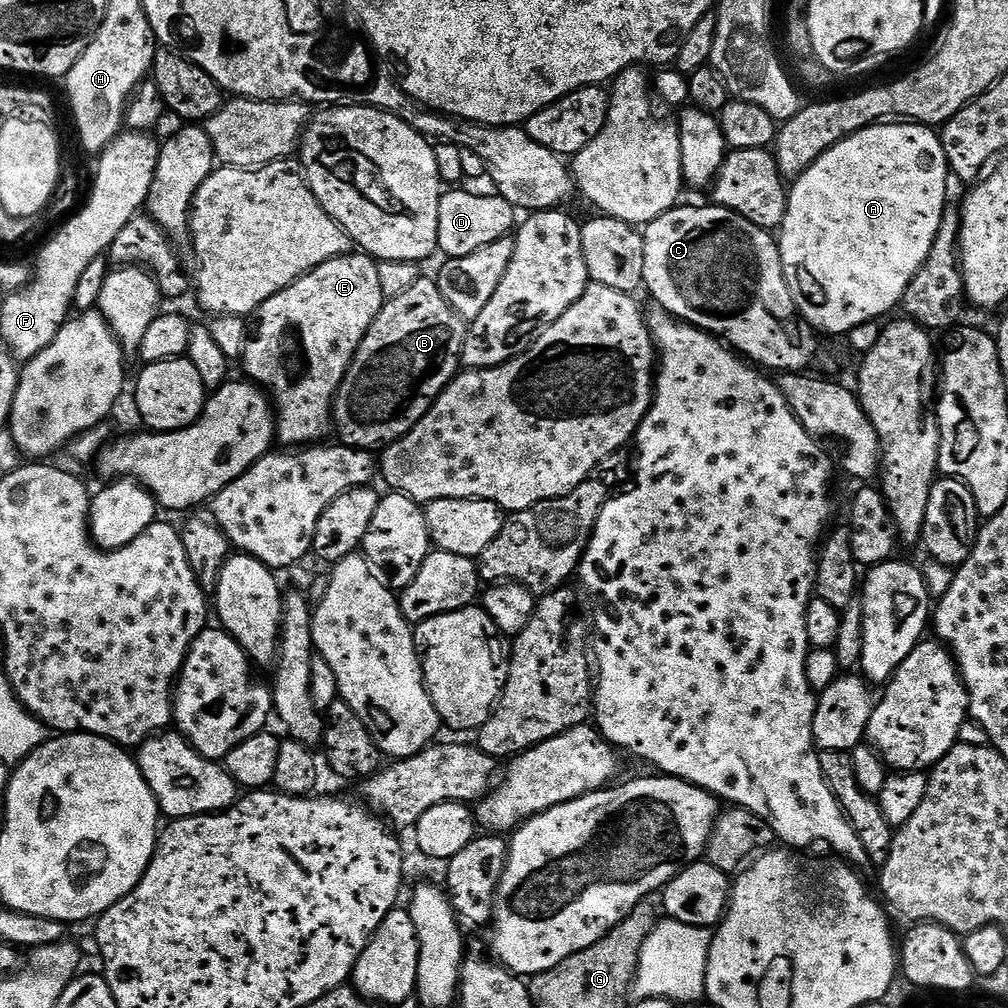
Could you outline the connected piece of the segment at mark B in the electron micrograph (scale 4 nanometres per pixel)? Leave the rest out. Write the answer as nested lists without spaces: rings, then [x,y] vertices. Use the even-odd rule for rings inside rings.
[[[421,278],[398,298],[387,301],[374,318],[370,330],[362,338],[336,392],[332,405],[334,432],[340,435],[339,443],[350,448],[380,450],[401,440],[425,416],[438,396],[456,379],[462,365],[460,355],[468,336],[466,321],[442,298],[435,279]]]

